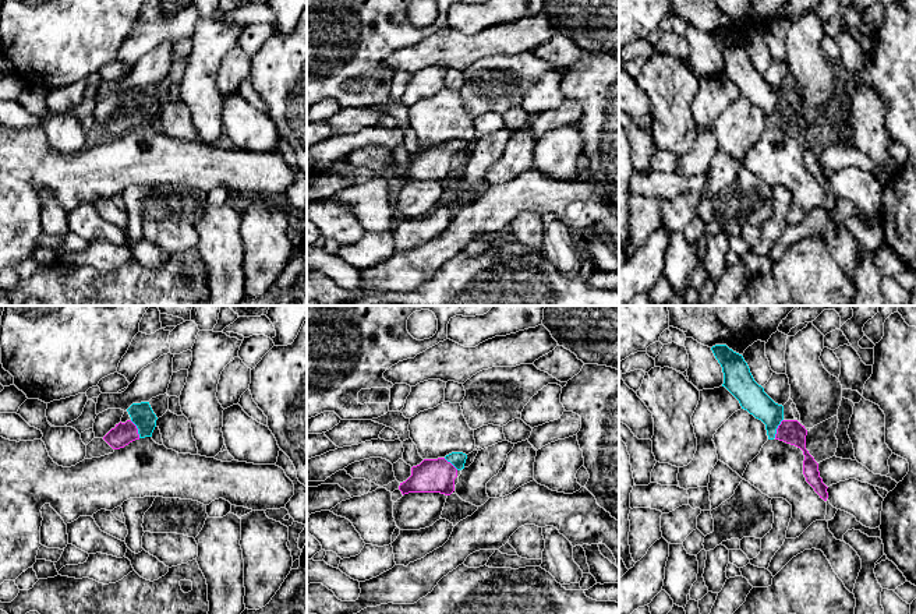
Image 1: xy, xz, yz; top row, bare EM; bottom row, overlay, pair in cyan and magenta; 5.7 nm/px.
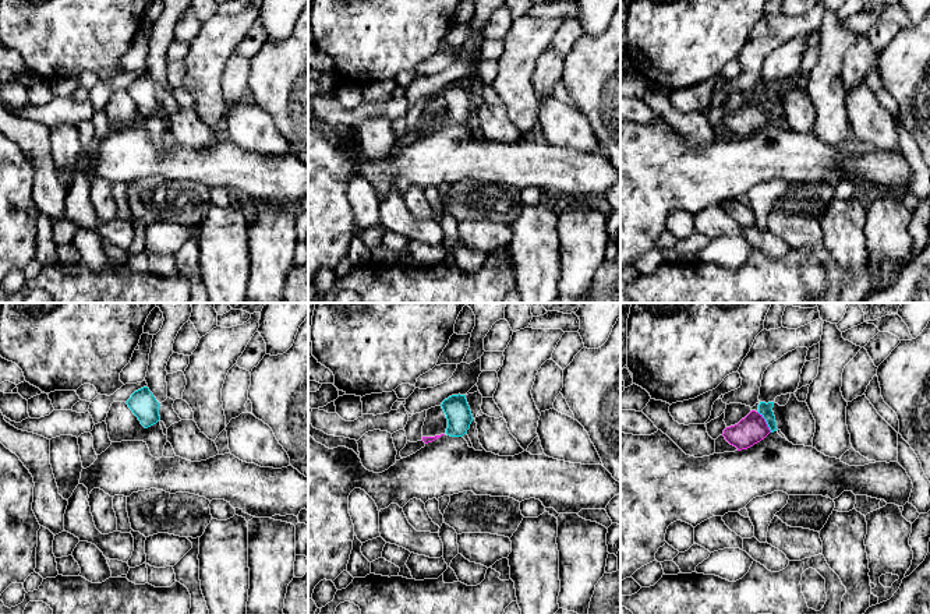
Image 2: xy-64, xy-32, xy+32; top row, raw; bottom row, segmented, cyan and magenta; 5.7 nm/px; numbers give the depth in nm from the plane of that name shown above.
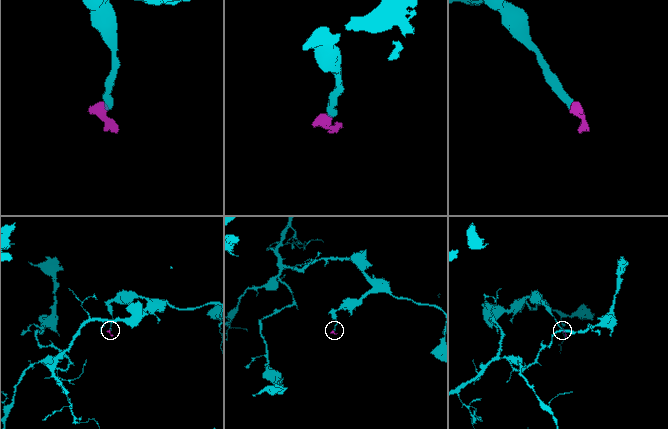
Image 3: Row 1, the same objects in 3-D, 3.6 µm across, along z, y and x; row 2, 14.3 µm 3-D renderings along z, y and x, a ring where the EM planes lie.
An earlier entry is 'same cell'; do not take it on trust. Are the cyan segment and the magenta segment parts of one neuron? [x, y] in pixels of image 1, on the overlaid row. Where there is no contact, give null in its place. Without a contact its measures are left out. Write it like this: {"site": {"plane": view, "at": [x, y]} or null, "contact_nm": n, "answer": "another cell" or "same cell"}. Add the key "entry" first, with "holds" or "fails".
{"entry": "holds", "site": {"plane": "yz", "at": [777, 427]}, "contact_nm": 120, "answer": "same cell"}

